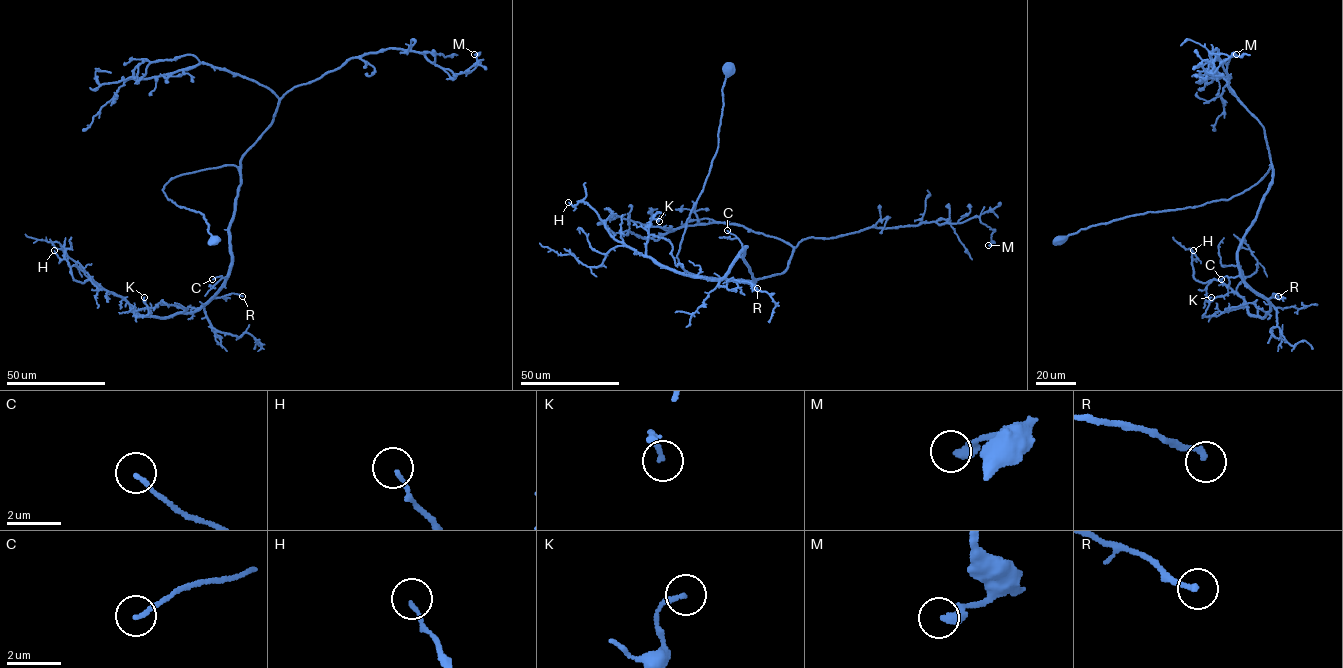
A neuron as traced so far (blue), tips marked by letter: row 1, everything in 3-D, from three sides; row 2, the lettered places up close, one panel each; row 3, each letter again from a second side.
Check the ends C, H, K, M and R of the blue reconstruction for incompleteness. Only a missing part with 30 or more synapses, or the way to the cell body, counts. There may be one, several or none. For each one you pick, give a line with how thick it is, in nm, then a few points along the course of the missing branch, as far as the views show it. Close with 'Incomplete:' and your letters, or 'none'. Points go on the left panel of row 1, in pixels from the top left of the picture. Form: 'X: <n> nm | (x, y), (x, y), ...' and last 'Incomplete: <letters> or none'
Incomplete: none

